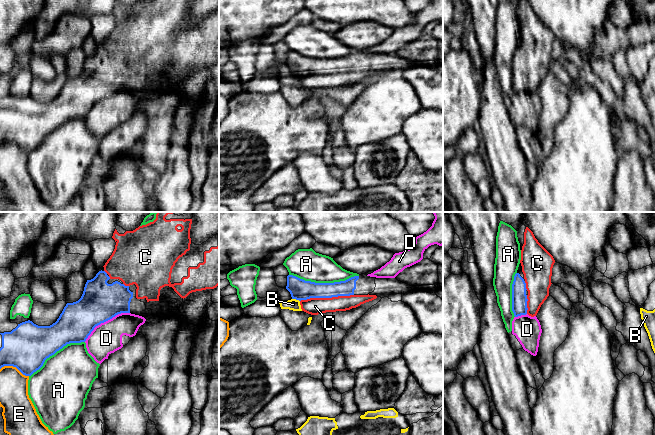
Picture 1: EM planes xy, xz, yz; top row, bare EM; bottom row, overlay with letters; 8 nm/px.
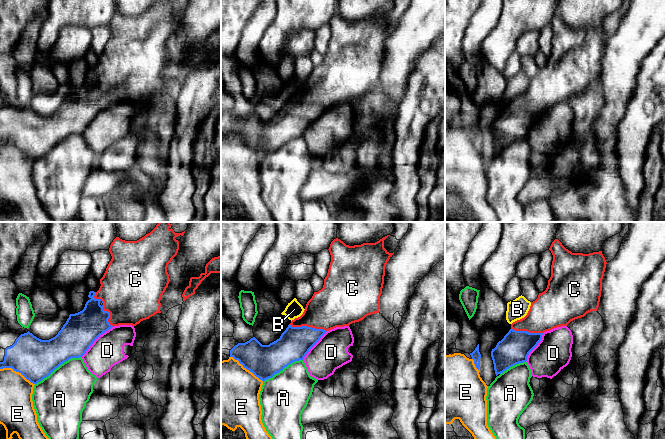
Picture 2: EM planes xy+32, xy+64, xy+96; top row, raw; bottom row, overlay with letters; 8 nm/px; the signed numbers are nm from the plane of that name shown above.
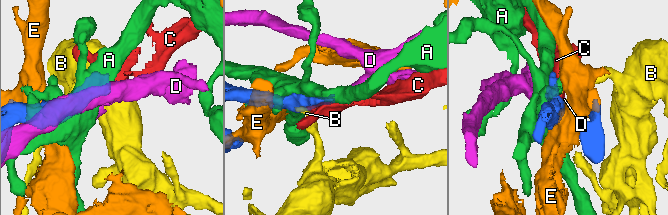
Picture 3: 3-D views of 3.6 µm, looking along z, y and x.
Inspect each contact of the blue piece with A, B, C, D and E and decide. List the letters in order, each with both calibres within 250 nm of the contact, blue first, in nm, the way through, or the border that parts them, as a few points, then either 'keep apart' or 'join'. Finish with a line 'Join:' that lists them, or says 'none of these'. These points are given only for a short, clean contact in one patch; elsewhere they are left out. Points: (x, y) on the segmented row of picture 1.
A: 160 nm thick on the blue side, 240 nm on the other; keep apart
B: 160 nm thick on the blue side, 90 nm on the other; keep apart
C: 160 nm thick on the blue side, 140 nm on the other; join
D: 320 nm thick on the blue side, 260 nm on the other; keep apart
E: 360 nm thick on the blue side, 220 nm on the other; keep apart
Join: C

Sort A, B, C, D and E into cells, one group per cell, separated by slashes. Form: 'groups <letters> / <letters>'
groups A / B / C / D / E

